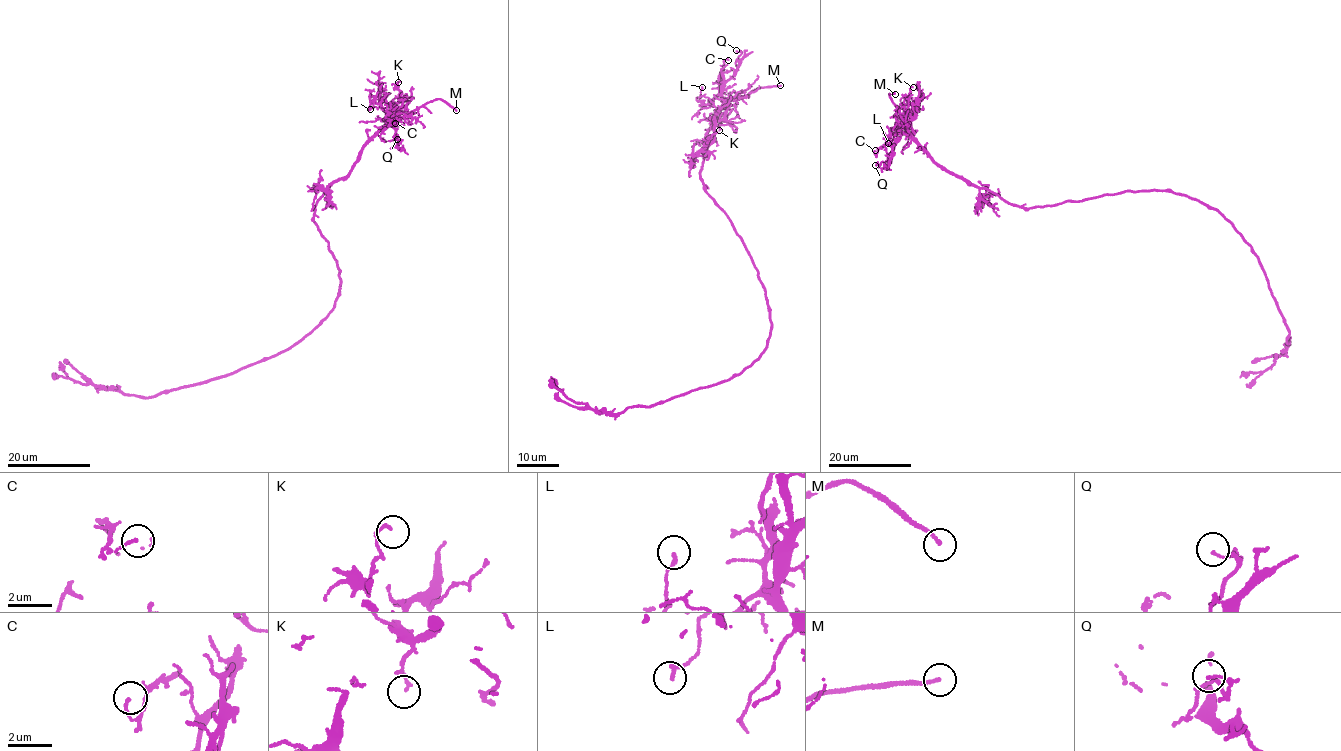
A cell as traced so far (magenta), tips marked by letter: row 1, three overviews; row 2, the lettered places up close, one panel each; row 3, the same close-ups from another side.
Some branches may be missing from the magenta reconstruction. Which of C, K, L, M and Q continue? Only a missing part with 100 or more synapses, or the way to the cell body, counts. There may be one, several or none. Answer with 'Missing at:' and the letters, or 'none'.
Missing at: M

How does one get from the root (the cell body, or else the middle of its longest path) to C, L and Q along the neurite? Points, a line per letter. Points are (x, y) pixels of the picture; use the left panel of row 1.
C: (340, 289), (341, 270), (313, 220), (315, 207), (333, 181), (348, 175), (387, 112), (389, 124), (395, 123)
L: (340, 289), (341, 270), (313, 220), (315, 207), (387, 121), (380, 104), (370, 101), (370, 109)
Q: (340, 289), (341, 270), (313, 220), (315, 207), (386, 119), (395, 145), (397, 139)

